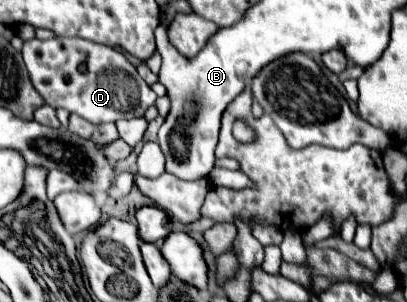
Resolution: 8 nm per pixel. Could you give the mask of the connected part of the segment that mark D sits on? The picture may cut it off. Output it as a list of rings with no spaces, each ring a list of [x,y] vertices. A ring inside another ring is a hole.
[[[33,38],[23,44],[21,54],[33,86],[49,106],[75,112],[93,124],[143,116],[155,104],[157,96],[149,84],[137,74],[125,54],[111,46],[83,38]]]

